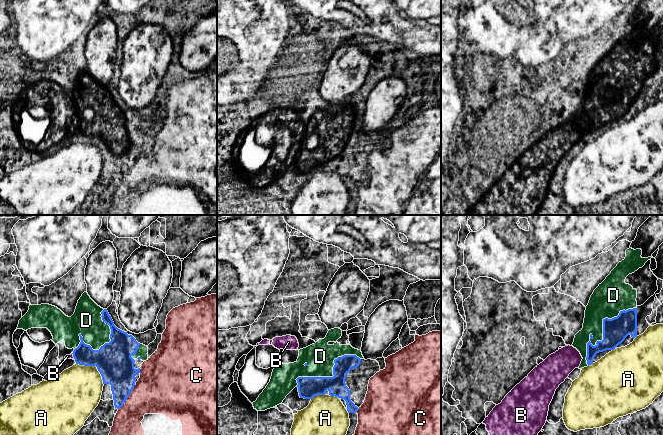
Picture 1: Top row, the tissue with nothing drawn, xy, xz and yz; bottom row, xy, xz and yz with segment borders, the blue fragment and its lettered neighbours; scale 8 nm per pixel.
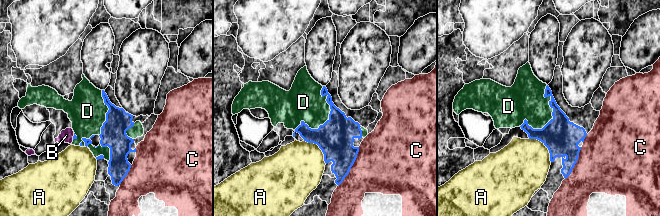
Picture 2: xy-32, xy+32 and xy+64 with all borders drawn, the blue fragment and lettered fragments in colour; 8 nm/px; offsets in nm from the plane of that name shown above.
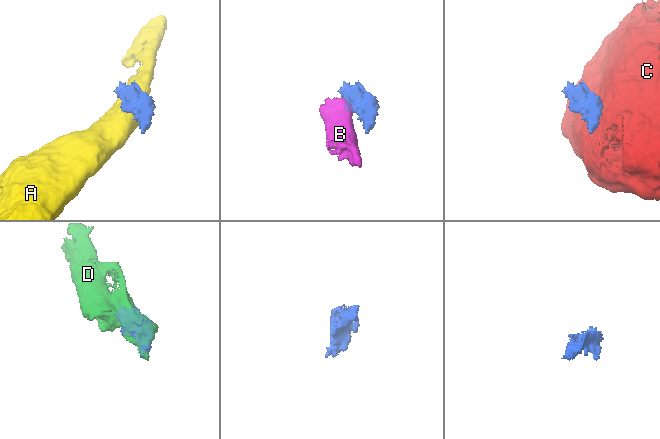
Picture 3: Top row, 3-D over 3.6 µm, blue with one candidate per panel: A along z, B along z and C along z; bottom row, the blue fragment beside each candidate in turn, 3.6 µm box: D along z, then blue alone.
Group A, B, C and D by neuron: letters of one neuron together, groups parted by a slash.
A / B D / C

